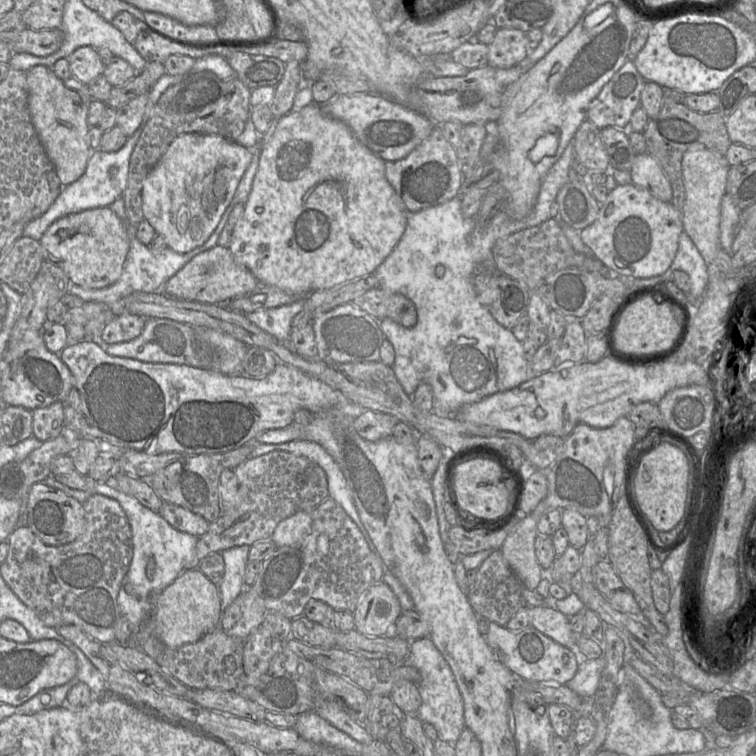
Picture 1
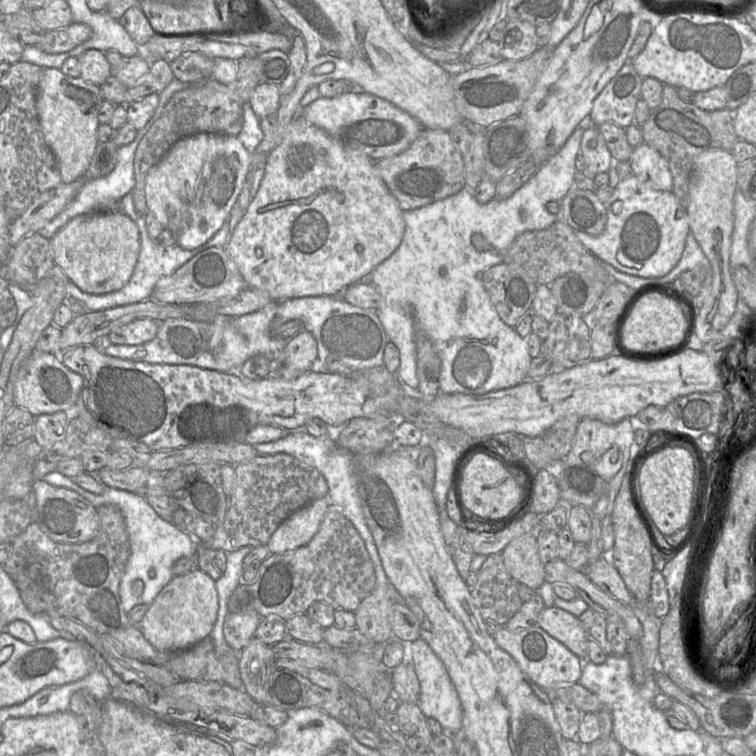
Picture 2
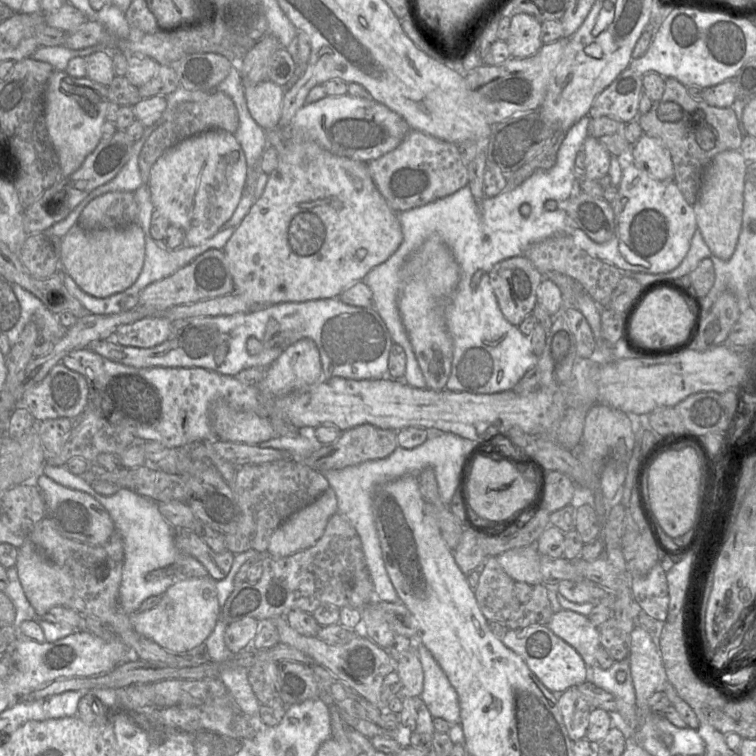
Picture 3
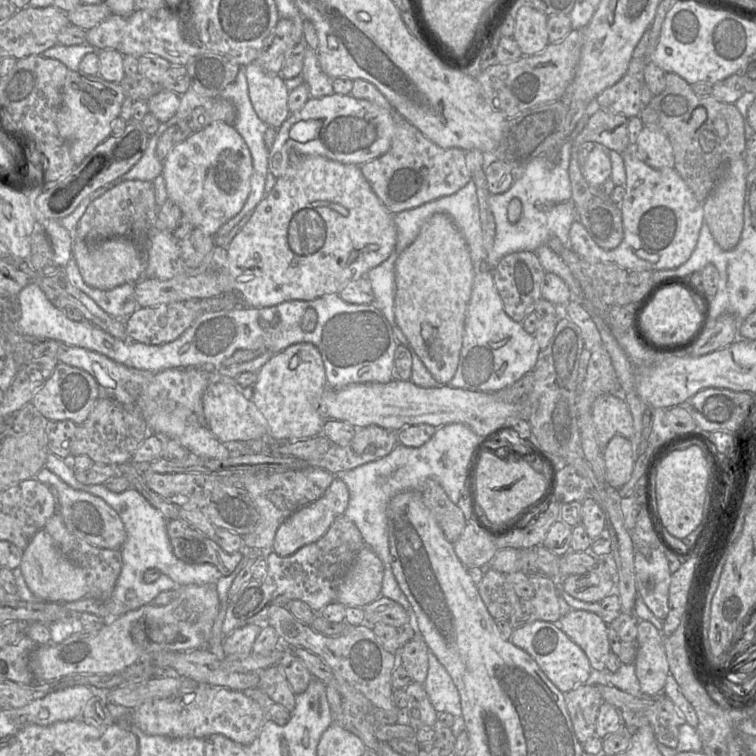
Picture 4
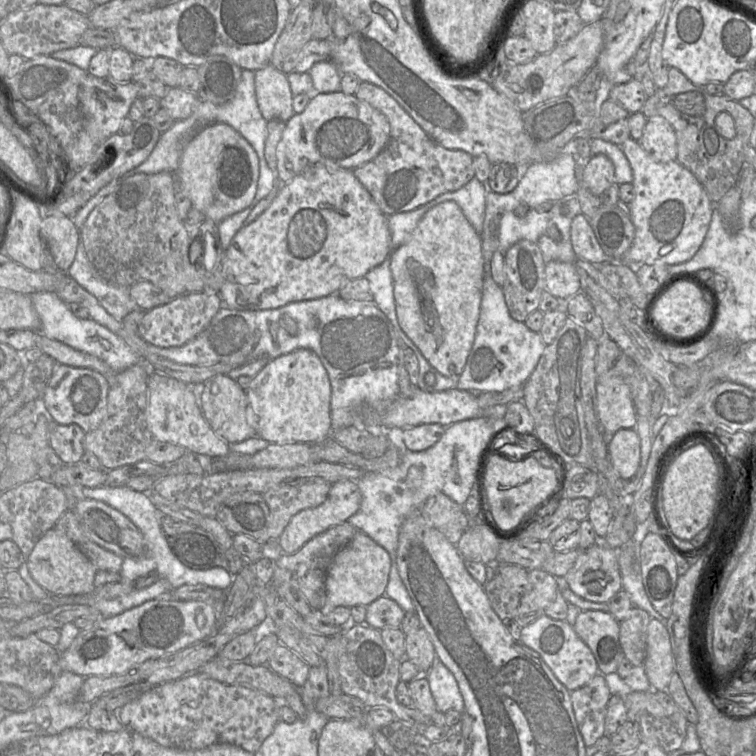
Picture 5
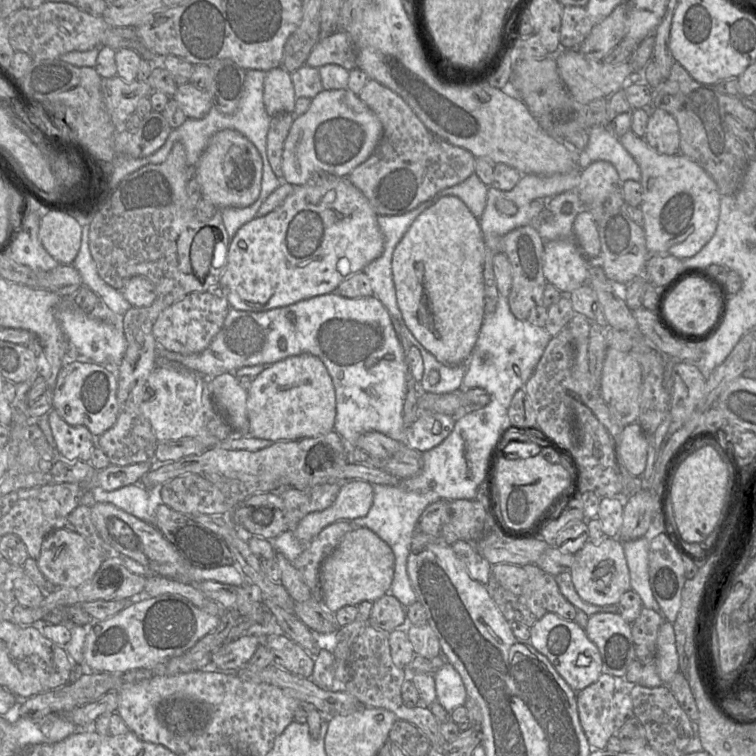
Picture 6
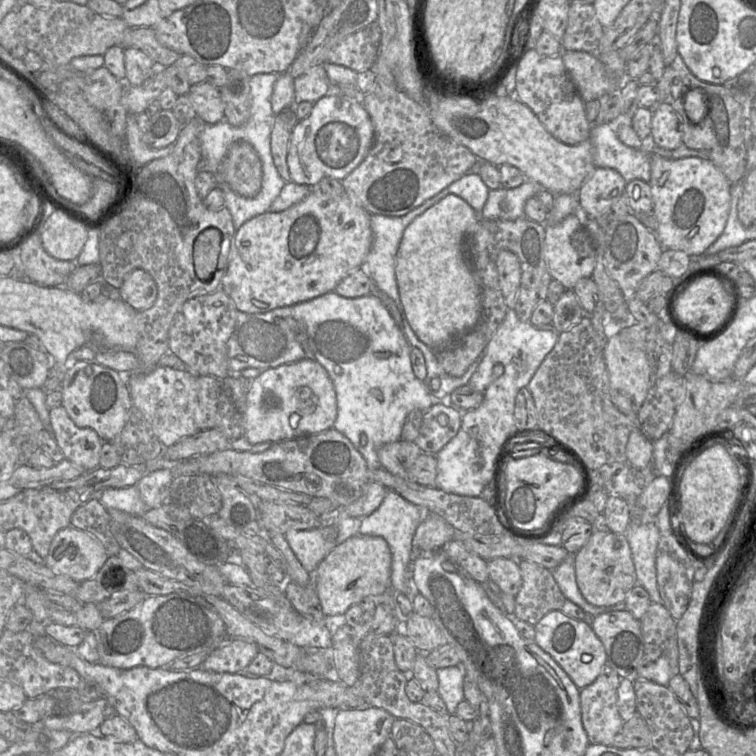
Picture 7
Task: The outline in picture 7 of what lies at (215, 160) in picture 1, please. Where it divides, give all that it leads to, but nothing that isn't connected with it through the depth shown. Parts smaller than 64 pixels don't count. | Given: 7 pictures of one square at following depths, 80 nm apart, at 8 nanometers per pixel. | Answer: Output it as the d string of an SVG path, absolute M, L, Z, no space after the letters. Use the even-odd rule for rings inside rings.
M239 141L230 146L216 174L218 186L229 187L243 197L253 198L261 189L262 163L247 142Z

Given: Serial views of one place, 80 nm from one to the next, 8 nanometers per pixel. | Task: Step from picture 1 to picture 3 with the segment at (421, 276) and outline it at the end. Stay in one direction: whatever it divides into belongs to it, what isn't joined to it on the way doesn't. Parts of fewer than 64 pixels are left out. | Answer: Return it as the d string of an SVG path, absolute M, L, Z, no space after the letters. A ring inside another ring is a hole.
M586 115L577 121L565 134L565 138L557 152L556 162L547 170L537 170L523 183L516 187L508 187L495 197L485 197L480 202L473 197L468 185L455 193L437 199L423 206L399 212L398 220L403 234L399 248L382 264L372 269L364 278L364 282L373 292L373 308L379 313L386 324L393 343L401 346L406 354L406 370L403 381L417 389L426 389L426 381L417 362L412 345L402 323L398 310L398 297L406 283L406 263L432 235L438 235L452 252L459 265L459 282L446 304L446 325L453 341L452 368L445 389L452 392L468 392L471 394L494 394L513 390L523 375L537 363L537 358L531 347L530 340L524 336L518 327L510 324L503 316L496 296L489 281L488 273L493 266L503 260L522 256L533 243L552 237L552 231L565 221L567 212L563 206L579 189L579 181L575 173L575 158L582 150L584 140L588 136L588 125L591 118ZM547 200L558 202L558 208L548 211L544 208ZM520 206L530 206L530 214L524 217L520 214Z

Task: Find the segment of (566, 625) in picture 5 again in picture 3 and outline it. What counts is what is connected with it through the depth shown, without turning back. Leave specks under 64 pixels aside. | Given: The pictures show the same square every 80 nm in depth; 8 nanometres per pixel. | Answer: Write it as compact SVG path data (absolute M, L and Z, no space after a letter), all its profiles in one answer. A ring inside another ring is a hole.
M529 625L517 630L508 630L502 642L519 655L541 683L554 694L561 694L586 681L587 665L582 657L547 625Z

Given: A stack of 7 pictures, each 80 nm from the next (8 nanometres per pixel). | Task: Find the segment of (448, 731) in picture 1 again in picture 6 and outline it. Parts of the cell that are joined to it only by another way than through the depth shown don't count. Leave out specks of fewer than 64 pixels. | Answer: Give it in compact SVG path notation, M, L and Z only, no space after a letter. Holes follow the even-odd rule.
M446 662L433 676L436 699L449 714L457 707L465 705L467 700L465 685L451 664Z

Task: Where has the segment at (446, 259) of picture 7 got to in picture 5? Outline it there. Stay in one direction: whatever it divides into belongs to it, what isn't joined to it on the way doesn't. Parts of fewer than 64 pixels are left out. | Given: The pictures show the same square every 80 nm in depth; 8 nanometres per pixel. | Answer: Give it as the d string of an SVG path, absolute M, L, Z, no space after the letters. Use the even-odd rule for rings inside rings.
M444 201L428 210L410 238L391 258L393 293L398 323L429 364L446 377L459 376L472 349L480 316L484 259L482 241L454 201Z

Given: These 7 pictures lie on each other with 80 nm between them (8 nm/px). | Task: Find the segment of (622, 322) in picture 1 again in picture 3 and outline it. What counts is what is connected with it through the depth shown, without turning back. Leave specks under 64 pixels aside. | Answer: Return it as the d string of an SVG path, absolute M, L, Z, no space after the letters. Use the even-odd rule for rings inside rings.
M669 288L657 289L643 297L627 328L629 343L638 348L655 349L683 341L693 322L693 313L683 297Z

